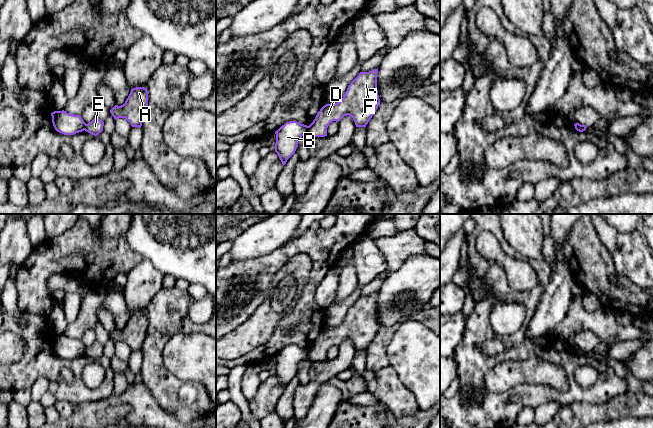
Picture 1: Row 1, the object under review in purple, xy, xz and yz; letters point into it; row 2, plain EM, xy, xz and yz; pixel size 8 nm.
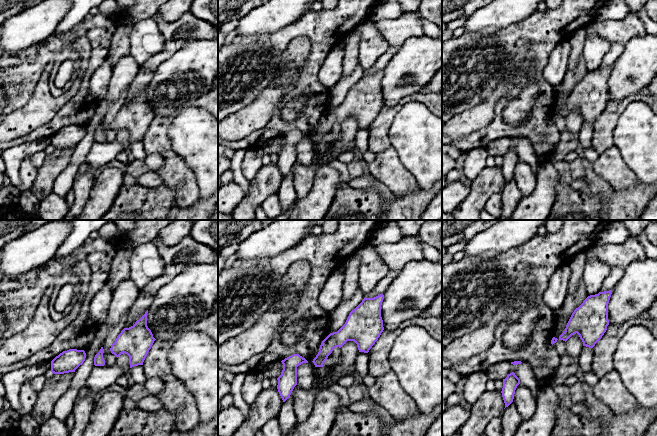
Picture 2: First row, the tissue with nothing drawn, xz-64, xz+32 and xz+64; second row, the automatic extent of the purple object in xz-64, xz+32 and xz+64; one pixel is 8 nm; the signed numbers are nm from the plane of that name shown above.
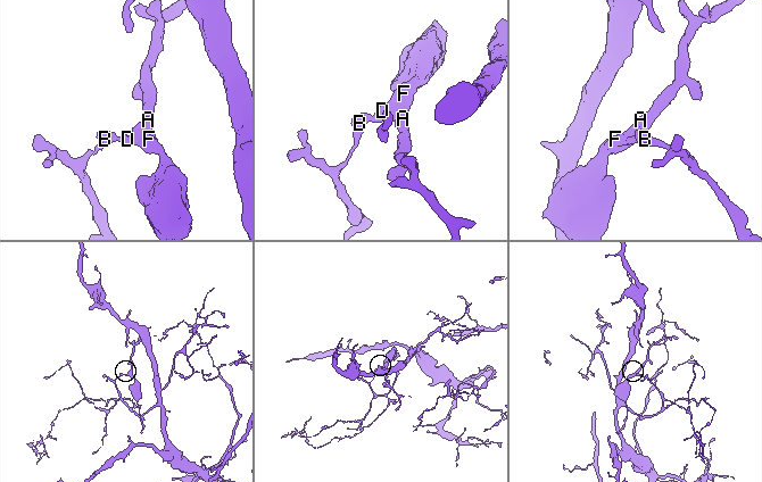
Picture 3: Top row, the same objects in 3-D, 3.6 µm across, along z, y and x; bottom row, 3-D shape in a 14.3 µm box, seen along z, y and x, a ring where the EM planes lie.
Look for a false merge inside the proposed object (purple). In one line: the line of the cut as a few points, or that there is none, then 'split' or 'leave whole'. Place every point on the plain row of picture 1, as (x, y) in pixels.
cut in xz along (309, 350), (307, 358); split

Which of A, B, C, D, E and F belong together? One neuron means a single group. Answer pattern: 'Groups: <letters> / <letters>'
Groups: A C D E F / B

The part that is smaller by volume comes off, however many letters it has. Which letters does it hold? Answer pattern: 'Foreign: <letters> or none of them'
Foreign: A, C, D, E, F

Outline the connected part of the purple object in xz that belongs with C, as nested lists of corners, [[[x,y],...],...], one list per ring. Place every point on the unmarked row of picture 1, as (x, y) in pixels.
[[[378,292],[360,296],[350,307],[343,322],[334,328],[324,329],[309,349],[311,362],[327,360],[327,352],[333,345],[339,346],[344,340],[351,340],[356,351],[366,351],[378,330],[380,323],[377,314]]]

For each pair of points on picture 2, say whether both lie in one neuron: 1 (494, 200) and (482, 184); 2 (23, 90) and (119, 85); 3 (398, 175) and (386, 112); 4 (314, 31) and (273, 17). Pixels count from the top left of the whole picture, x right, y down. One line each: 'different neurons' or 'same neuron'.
1: different neurons
2: different neurons
3: same neuron
4: different neurons

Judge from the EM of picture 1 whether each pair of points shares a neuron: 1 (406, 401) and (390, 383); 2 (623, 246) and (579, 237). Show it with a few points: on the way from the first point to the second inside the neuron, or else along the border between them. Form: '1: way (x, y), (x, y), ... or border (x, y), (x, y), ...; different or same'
1: way (402, 397), (392, 387); same
2: border (592, 224), (600, 241), (614, 262); different

